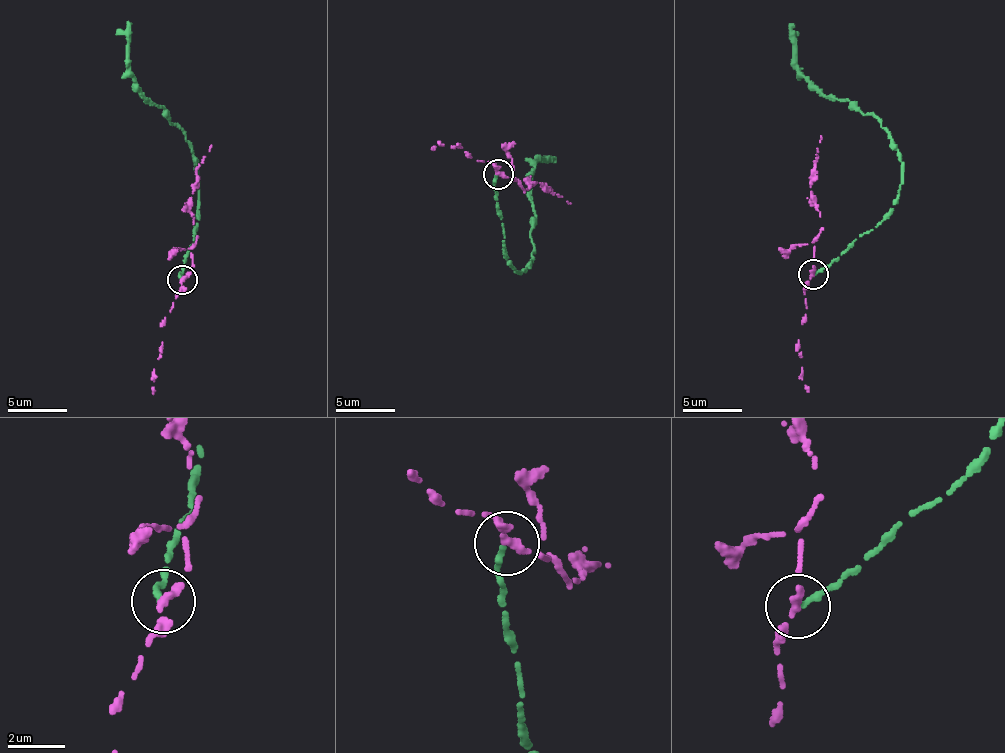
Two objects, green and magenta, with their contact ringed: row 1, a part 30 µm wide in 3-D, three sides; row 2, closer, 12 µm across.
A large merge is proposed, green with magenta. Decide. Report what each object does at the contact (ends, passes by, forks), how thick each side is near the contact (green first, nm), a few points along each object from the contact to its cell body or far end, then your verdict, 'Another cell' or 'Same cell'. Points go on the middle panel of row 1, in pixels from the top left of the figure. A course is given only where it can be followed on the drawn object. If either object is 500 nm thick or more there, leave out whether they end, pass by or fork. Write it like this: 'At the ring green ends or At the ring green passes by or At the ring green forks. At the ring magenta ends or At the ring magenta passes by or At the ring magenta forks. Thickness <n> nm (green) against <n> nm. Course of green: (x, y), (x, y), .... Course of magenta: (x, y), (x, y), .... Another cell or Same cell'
At the ring green ends. At the ring magenta passes by. Thickness 240 nm (green) against 240 nm. Course of green: (496, 175), (505, 258), (513, 269), (526, 272), (534, 216), (530, 187), (535, 163), (552, 161). Course of magenta: (499, 174), (517, 180), (523, 190), (543, 183), (571, 204). Another cell

